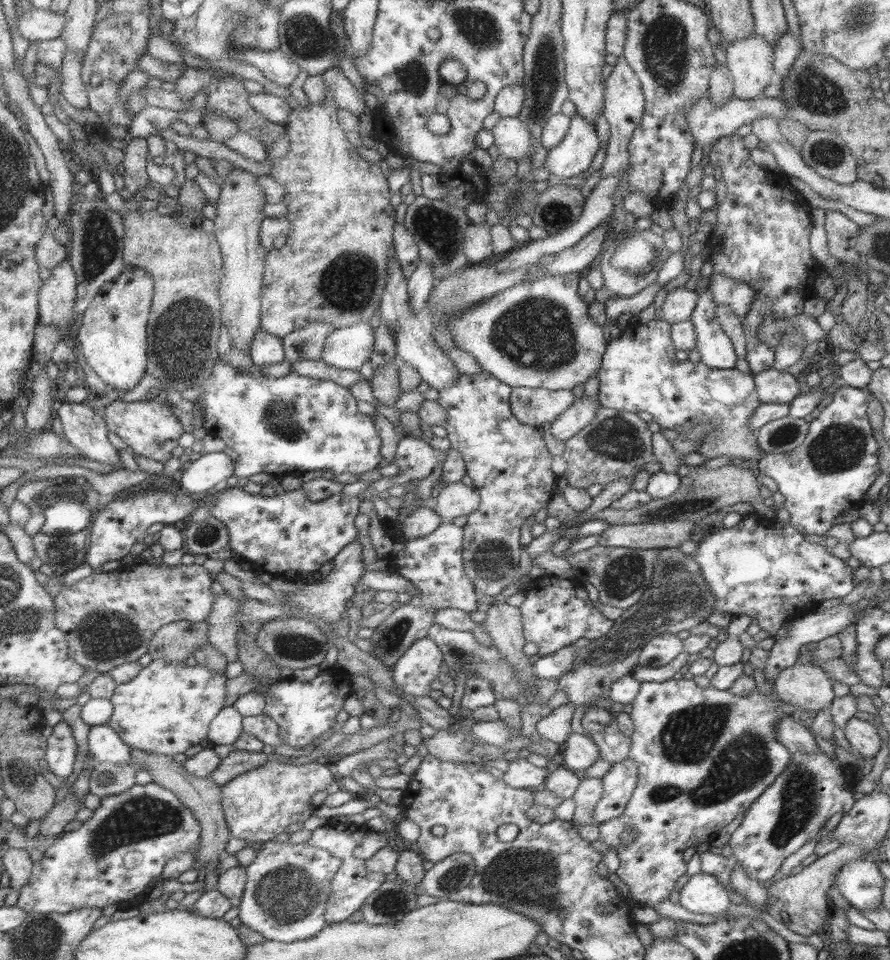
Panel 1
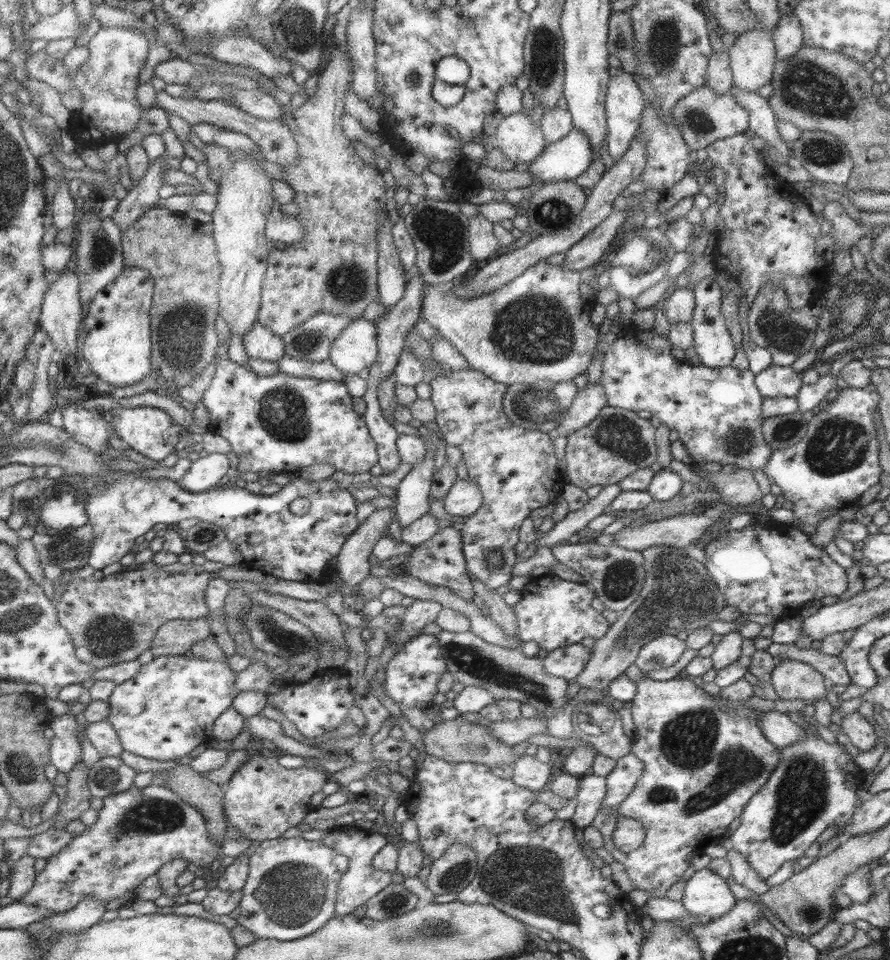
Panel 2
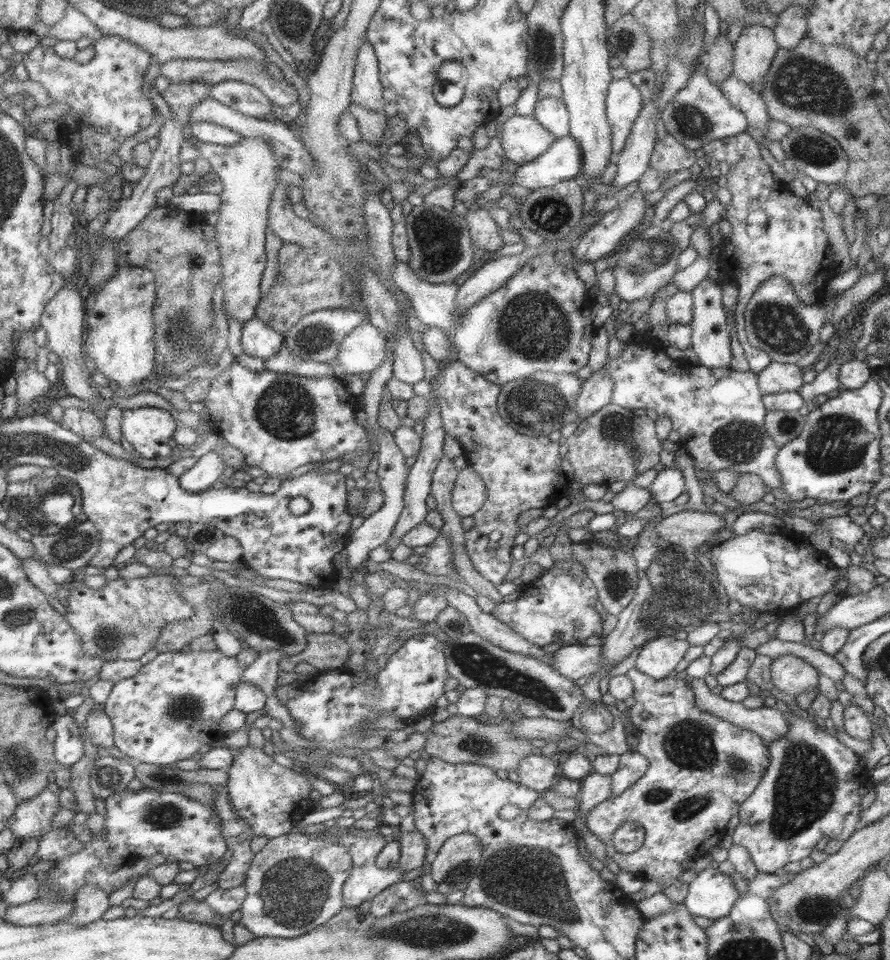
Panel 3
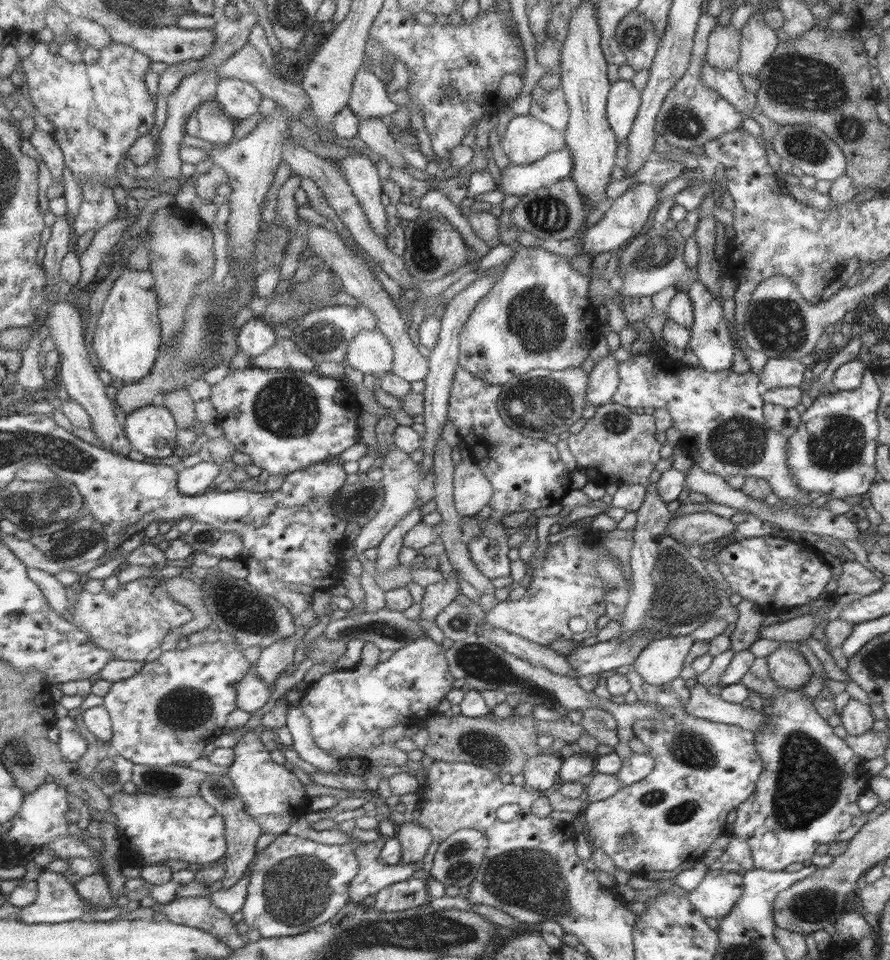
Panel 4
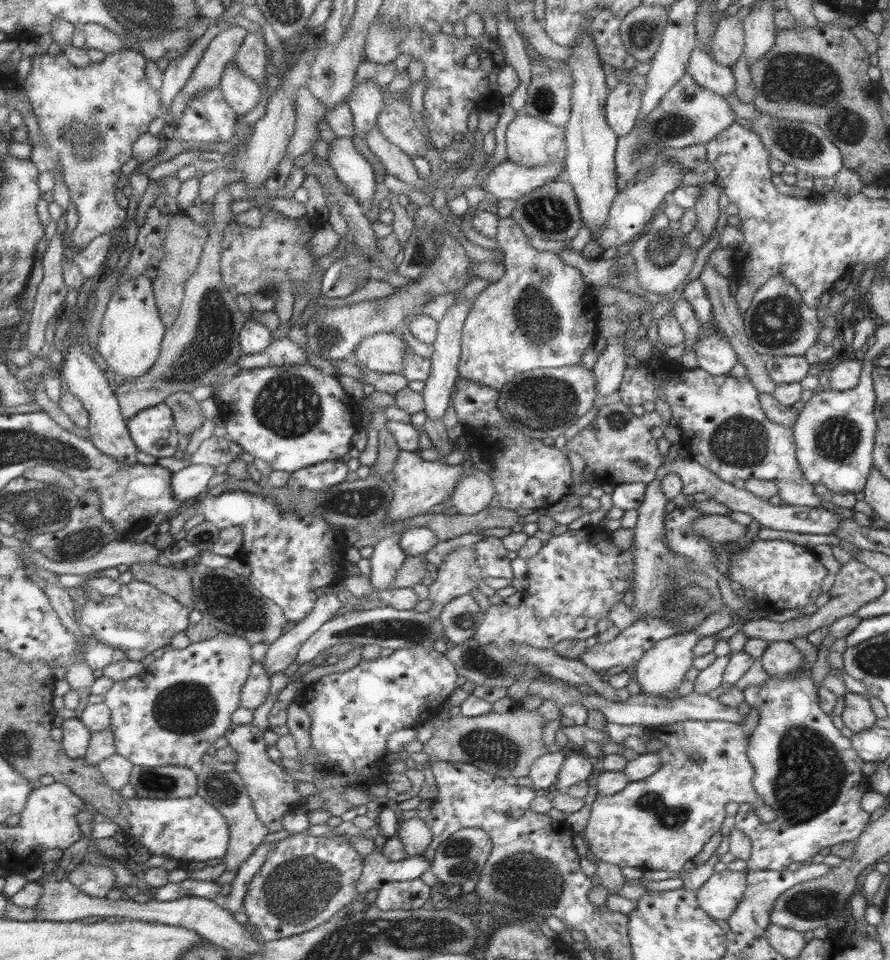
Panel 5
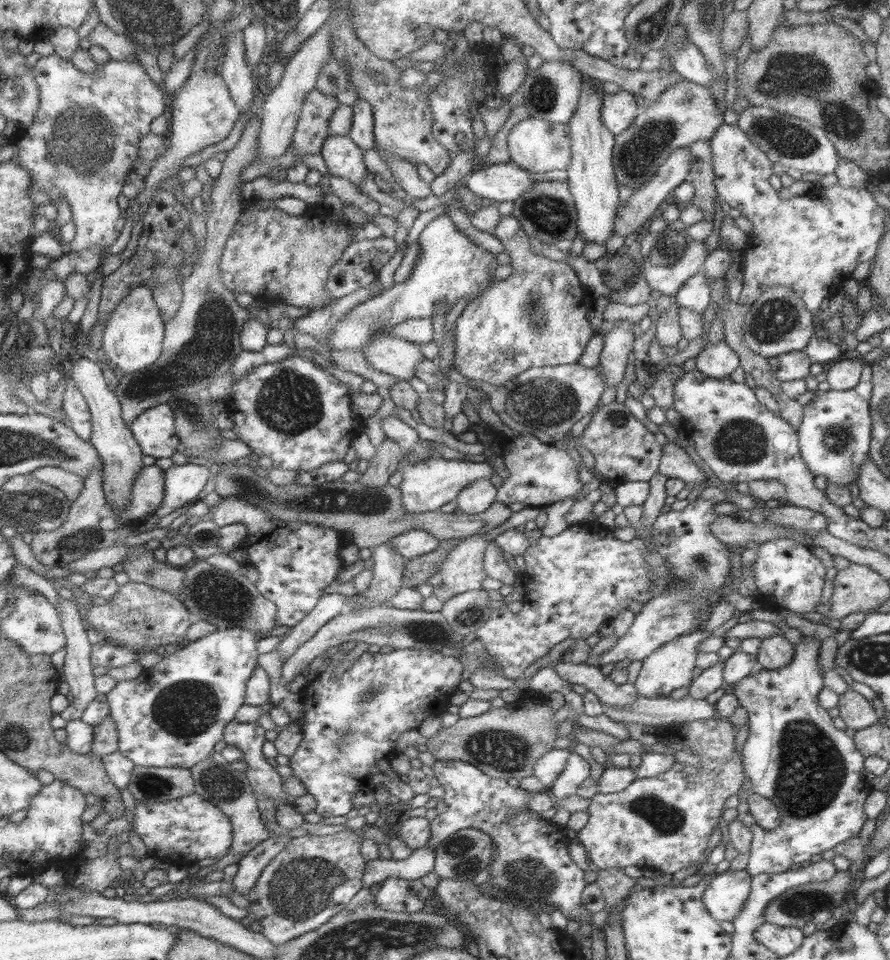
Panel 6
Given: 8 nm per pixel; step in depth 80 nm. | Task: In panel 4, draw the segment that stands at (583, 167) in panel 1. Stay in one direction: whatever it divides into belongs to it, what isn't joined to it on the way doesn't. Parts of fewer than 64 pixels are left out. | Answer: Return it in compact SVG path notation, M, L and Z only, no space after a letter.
M564 146L546 154L541 160L527 165L509 163L500 170L496 188L506 195L524 195L539 188L547 188L571 172L571 155Z

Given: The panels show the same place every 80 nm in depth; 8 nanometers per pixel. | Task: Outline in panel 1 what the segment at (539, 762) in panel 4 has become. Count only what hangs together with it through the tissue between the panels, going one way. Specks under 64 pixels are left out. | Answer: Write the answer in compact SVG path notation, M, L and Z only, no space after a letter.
M517 757L508 762L507 771L501 776L501 780L510 788L521 788L535 791L541 789L543 781L547 777L546 768L537 768L525 760Z

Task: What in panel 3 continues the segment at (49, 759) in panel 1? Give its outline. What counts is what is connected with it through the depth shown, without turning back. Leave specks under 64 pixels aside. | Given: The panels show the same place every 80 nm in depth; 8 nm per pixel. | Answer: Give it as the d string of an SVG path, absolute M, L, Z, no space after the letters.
M71 712L57 716L52 728L56 731L55 758L63 766L75 765L84 756L80 732Z

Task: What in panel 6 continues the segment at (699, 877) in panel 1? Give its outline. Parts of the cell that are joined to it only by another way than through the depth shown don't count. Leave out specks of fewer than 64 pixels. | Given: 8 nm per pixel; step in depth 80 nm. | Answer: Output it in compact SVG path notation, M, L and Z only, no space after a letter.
M727 869L709 880L702 903L707 912L721 922L732 922L741 912L749 895L751 876L743 870Z

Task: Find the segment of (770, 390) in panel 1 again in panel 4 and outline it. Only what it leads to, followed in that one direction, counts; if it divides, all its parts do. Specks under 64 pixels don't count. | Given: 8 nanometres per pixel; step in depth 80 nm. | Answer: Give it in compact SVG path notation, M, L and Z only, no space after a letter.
M768 358L759 374L761 389L798 387L810 364L803 360Z

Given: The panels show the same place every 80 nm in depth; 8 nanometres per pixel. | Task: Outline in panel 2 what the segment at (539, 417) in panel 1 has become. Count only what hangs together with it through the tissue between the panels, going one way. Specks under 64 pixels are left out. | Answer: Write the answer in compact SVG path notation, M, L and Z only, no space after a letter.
M538 380L530 385L510 384L507 386L503 398L501 398L503 415L509 419L509 423L513 426L547 433L549 430L557 428L561 423L561 419L573 403L577 391L578 389L571 380L559 381L558 383Z

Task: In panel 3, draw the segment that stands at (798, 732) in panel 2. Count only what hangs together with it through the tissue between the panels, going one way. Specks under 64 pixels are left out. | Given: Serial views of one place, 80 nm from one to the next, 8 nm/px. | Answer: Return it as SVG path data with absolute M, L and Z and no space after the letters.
M693 679L690 683L692 693L694 696L694 705L699 710L712 714L721 720L726 720L739 728L746 728L758 734L765 744L777 740L777 738L783 738L782 734L788 727L785 720L784 713L775 709L775 707L759 707L759 708L745 708L740 702L729 702L717 694L711 693L711 691L705 685L703 679Z

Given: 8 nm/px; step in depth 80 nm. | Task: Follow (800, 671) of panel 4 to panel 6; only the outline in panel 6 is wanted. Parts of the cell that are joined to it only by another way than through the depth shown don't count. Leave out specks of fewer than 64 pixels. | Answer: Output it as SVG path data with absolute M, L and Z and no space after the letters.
M771 633L767 638L760 639L755 654L758 667L773 670L788 665L794 653L793 647L794 645L779 633Z

